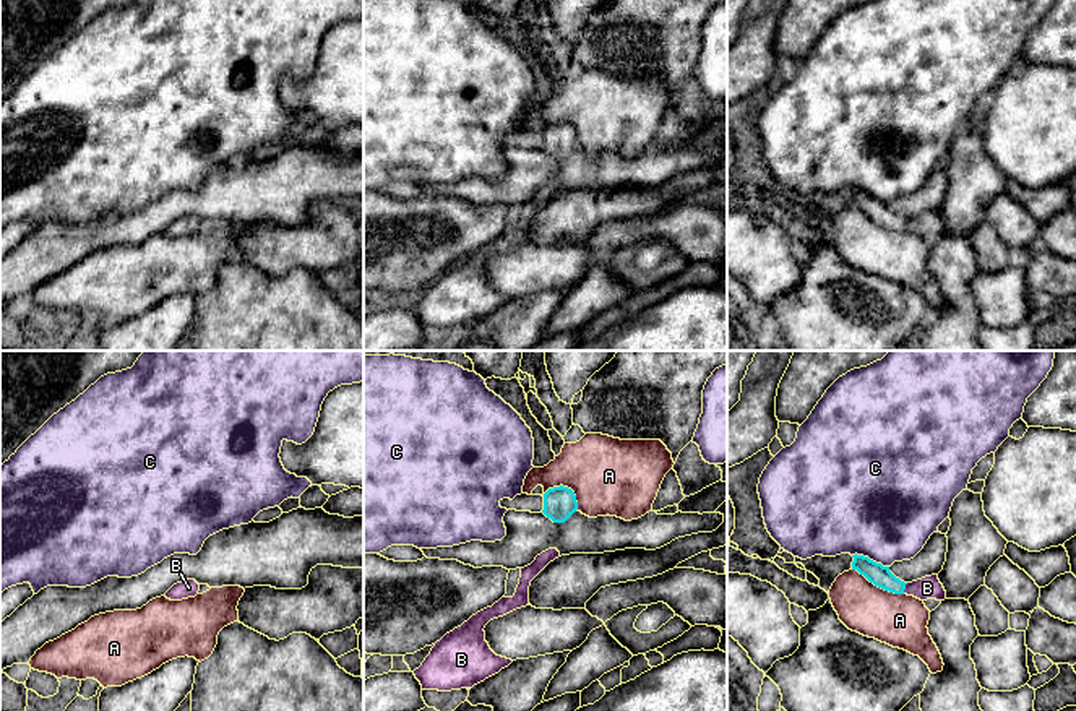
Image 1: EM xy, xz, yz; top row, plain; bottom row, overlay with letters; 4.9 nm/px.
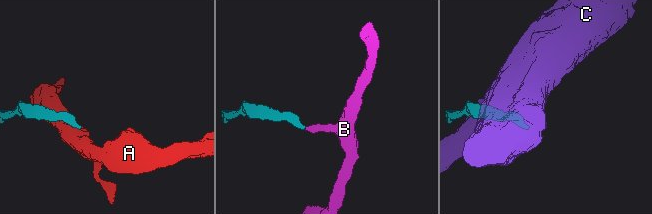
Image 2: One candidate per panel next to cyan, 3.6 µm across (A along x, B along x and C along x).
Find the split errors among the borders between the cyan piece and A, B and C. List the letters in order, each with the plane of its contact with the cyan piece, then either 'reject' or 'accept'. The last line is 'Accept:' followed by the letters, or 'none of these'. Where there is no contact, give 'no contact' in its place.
A: yz | reject
B: yz | accept
C: yz | reject
Accept: B

